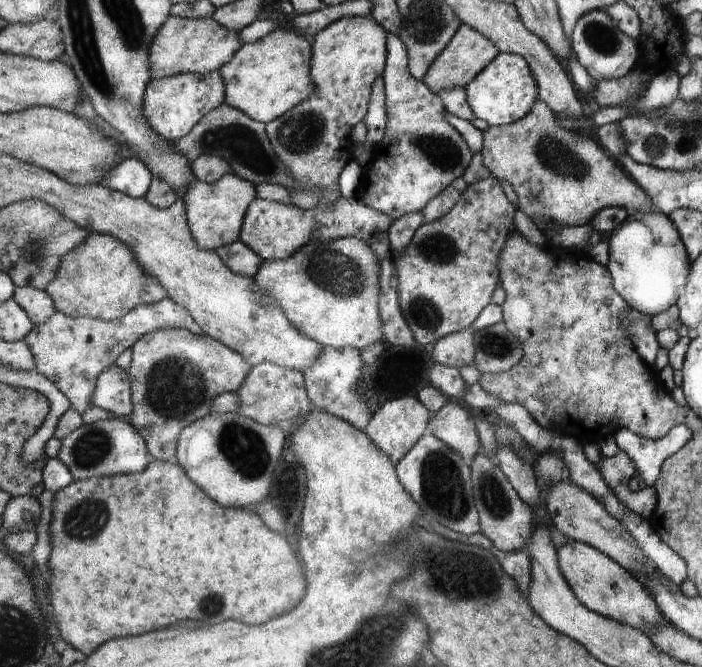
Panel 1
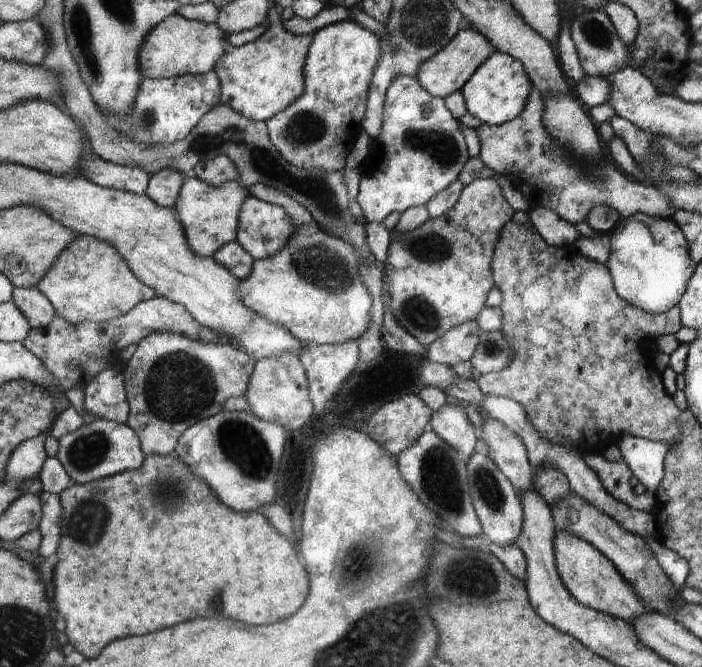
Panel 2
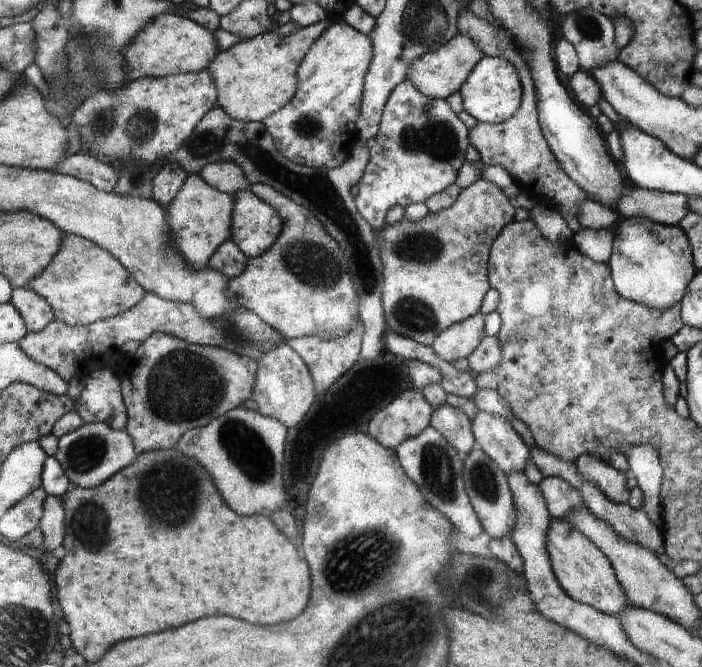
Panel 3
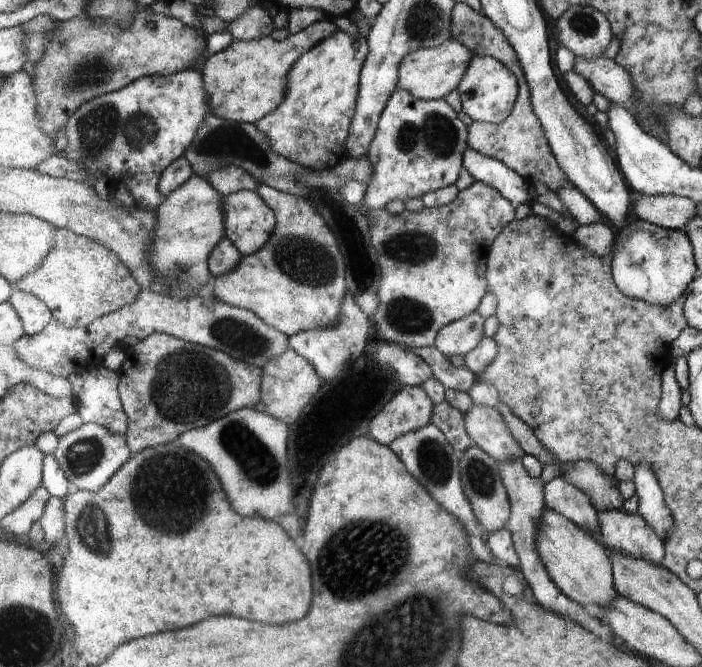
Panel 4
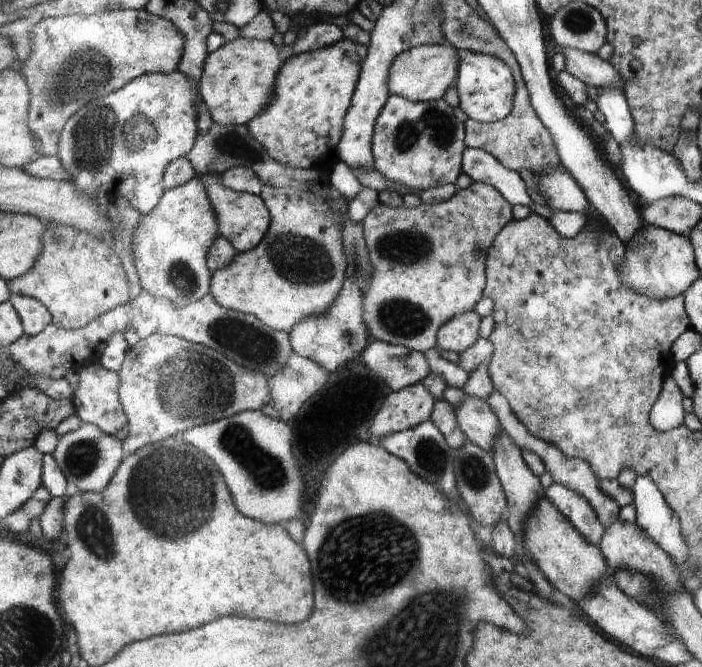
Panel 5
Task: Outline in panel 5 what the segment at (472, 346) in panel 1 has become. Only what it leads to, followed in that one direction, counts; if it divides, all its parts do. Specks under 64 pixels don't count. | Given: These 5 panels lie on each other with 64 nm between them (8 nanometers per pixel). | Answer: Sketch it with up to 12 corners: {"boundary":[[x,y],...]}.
{"boundary":[[469,311],[440,328],[437,348],[460,355],[478,340],[481,316]]}

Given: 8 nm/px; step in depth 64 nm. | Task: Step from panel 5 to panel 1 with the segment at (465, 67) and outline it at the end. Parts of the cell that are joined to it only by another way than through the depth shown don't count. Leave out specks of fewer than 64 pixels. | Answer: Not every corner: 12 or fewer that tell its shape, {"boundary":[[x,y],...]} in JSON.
{"boundary":[[500,52],[465,87],[476,118],[506,126],[532,112],[537,77]]}

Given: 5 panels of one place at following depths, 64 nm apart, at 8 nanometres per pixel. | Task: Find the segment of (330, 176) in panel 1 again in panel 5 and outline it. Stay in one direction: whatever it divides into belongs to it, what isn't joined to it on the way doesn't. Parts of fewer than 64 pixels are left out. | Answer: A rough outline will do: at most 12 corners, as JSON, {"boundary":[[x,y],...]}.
{"boundary":[[366,56],[291,57],[247,123],[281,164],[332,170]]}

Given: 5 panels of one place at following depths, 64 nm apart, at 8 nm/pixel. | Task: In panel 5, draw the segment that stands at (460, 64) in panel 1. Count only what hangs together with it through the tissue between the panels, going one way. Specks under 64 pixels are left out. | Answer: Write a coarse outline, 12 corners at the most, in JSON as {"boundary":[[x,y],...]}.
{"boundary":[[414,47],[398,56],[390,94],[438,101],[456,85],[457,49]]}

